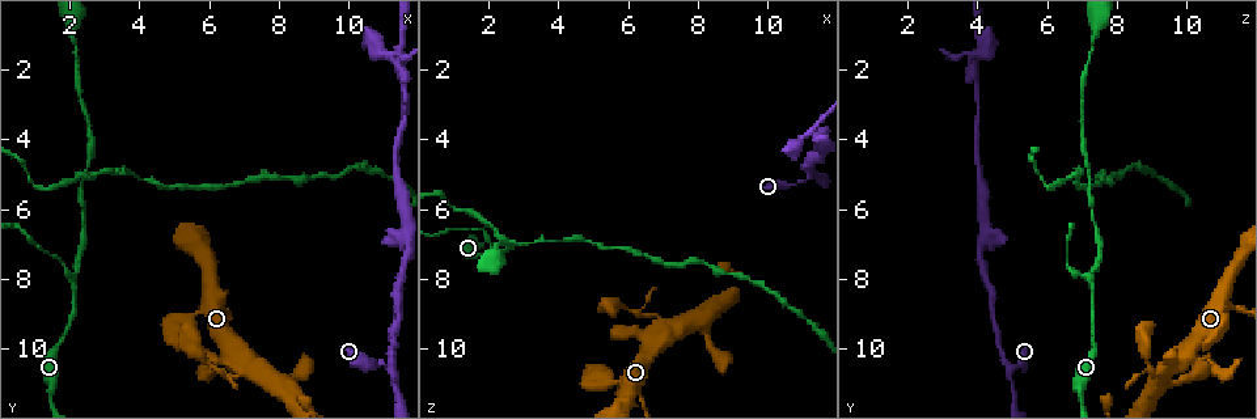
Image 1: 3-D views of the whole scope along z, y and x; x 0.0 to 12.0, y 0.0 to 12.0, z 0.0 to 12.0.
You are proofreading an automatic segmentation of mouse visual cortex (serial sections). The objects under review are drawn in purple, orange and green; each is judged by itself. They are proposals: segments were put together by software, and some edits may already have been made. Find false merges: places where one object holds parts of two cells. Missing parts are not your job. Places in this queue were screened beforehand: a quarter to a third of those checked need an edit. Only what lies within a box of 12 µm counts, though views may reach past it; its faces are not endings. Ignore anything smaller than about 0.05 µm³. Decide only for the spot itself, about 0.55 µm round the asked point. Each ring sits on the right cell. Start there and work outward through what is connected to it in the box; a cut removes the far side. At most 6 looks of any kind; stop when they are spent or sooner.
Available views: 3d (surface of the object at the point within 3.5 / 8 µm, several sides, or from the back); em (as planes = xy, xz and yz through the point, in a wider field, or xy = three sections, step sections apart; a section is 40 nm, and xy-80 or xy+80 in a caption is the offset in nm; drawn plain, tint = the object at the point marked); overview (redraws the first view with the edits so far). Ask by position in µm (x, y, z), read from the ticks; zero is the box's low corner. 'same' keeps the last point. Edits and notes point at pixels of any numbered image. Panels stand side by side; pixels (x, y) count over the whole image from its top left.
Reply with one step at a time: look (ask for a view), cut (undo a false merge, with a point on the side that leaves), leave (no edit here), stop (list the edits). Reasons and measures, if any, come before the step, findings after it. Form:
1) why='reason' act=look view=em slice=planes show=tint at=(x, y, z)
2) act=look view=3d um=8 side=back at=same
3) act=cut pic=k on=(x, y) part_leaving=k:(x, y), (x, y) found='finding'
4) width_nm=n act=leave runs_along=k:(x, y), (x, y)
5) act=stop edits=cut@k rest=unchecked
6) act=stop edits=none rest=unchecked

why='abrupt turn' act=look view=3d um=3.5 at=(7.0, 10.7, 9.2)

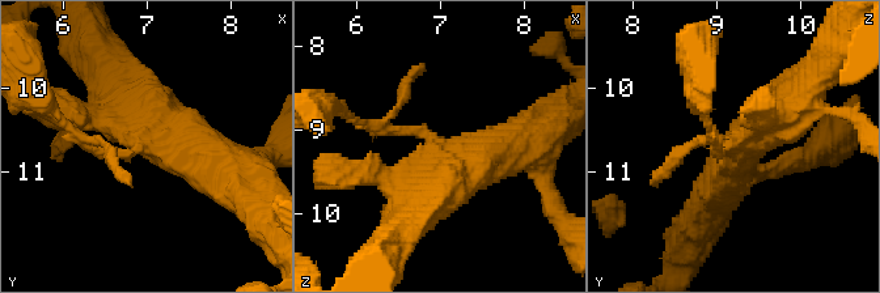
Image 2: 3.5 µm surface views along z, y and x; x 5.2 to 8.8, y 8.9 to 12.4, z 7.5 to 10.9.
arm_widths_nm=150,500 act=look view=em slice=xy step=5 show=tint at=(6.95, 10.65, 9.20)

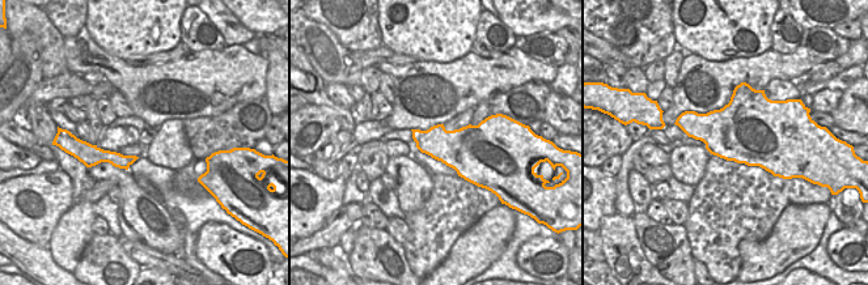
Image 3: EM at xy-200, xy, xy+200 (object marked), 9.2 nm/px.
act=cut pic=2 on=(702, 139) part_leaving=2:(724, 152), (718, 156), (694, 88) found='a second cell is stuck on'

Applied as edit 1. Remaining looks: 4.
why='redraw' act=look view=overview

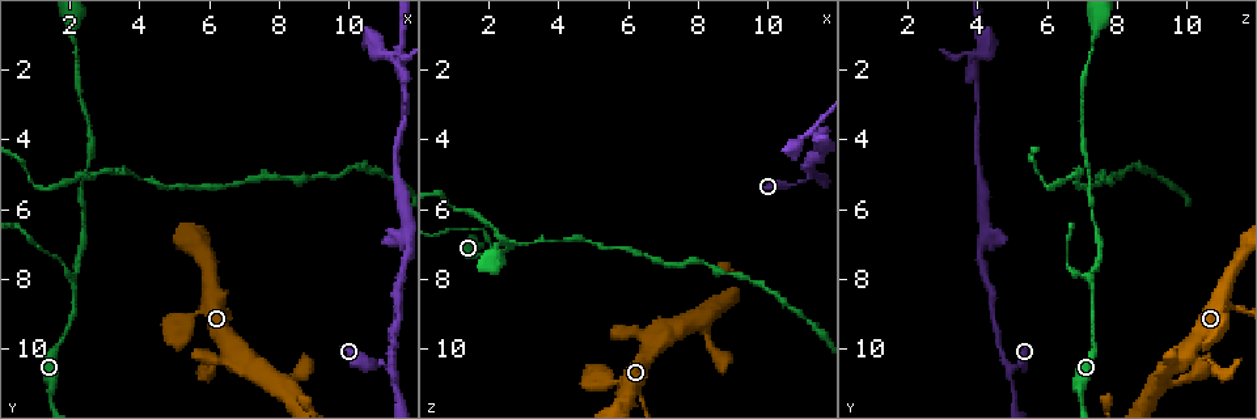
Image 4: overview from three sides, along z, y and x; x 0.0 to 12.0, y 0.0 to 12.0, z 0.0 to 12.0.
why='a fork' act=look view=3d um=3.5 at=(2.2, 7.9, 7.2)

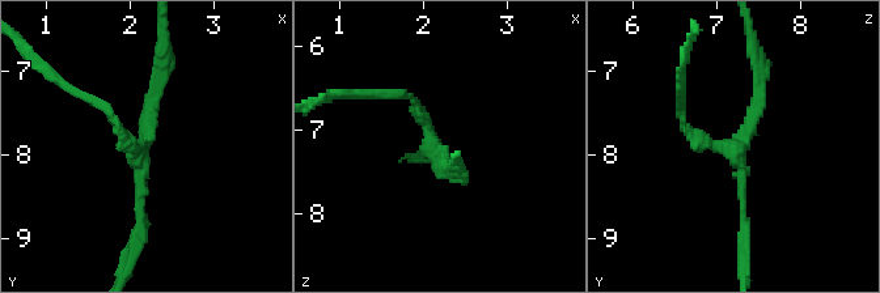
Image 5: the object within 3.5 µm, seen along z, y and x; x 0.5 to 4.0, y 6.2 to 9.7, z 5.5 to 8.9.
arms=3 arm_widths_nm=100,150,150 why='need the tissue' act=look view=em slice=xy step=1 show=tint at=(2.05, 7.90, 7.30)

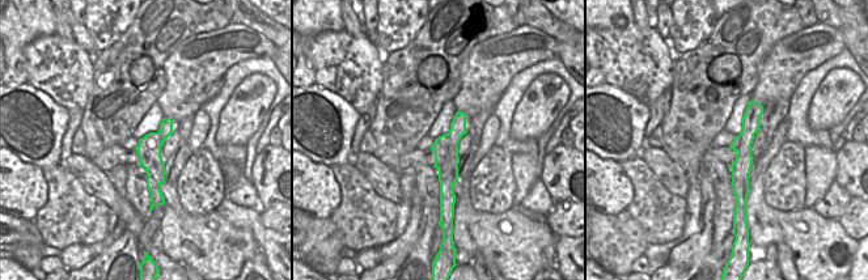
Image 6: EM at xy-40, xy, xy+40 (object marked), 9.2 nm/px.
act=cut pic=5 on=(698, 136) border=6:(448, 134), (449, 152), (439, 169) found='a second cell is stuck on'

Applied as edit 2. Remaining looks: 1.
act=stop edits=cut@2,cut@5 rest=unchecked

